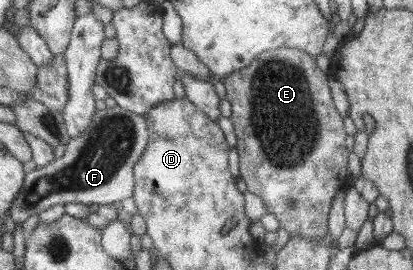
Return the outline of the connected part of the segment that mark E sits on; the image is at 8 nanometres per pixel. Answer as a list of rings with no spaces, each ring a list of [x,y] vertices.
[[[282,47],[259,54],[257,58],[253,59],[253,62],[251,62],[249,66],[228,74],[224,83],[227,100],[232,106],[232,115],[230,119],[234,124],[234,134],[237,137],[236,148],[240,162],[239,178],[245,180],[249,192],[257,194],[257,196],[261,198],[268,212],[275,214],[280,226],[290,234],[290,237],[295,237],[297,234],[300,234],[300,236],[305,237],[305,239],[315,239],[315,241],[319,241],[319,239],[326,240],[325,234],[328,232],[328,216],[331,203],[336,197],[336,194],[343,188],[348,187],[352,180],[350,173],[348,173],[346,169],[347,158],[350,152],[347,150],[347,147],[345,147],[347,138],[343,118],[339,115],[333,104],[331,91],[329,90],[329,84],[327,83],[328,76],[328,74],[324,73],[317,66],[314,56],[298,49]]]

